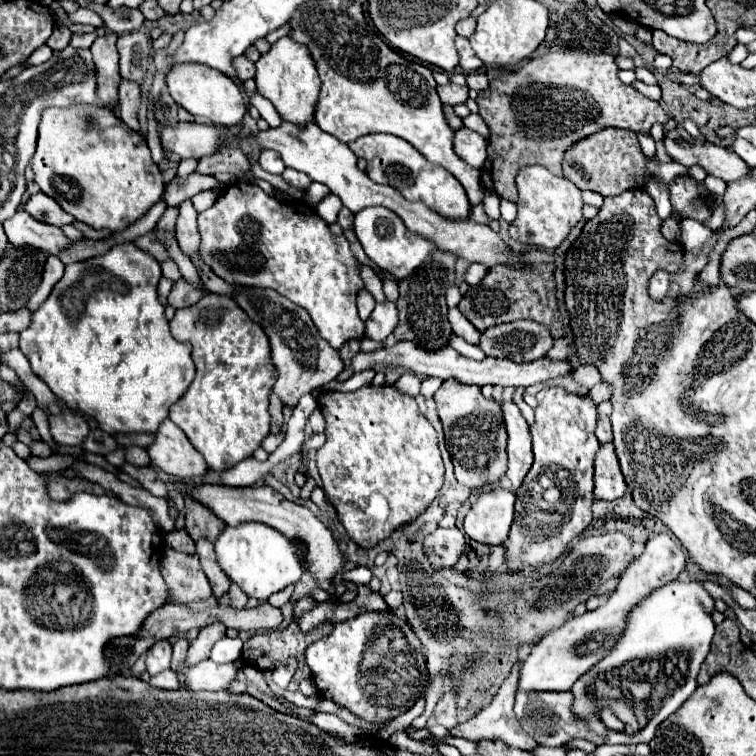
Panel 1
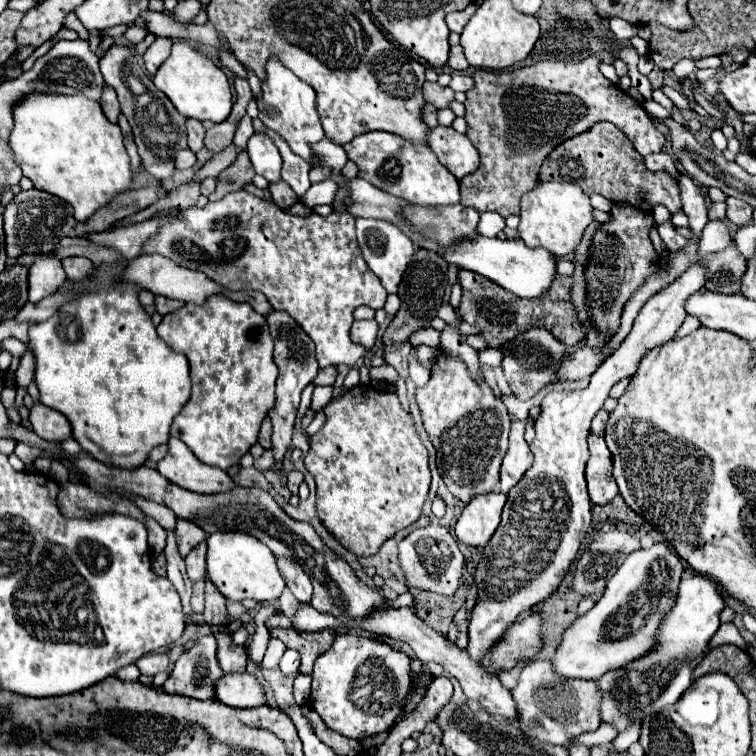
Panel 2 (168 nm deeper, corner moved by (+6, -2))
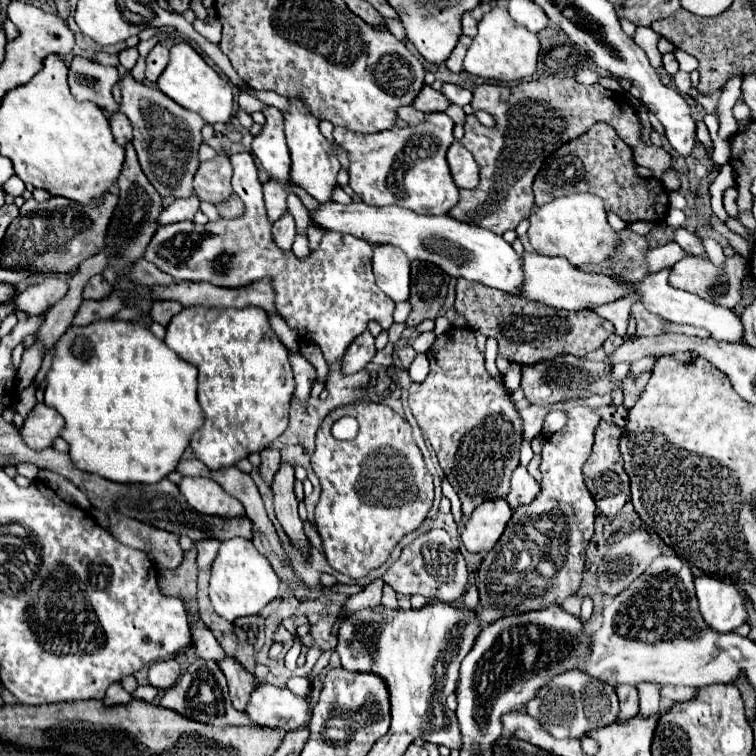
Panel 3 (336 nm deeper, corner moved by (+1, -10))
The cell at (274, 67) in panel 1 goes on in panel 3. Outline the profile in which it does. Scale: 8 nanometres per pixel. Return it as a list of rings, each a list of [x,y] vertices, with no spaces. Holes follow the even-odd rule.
[[[299,96],[287,100],[289,100],[289,108],[283,110],[283,130],[291,152],[291,182],[301,186],[315,200],[329,202],[331,190],[337,188],[337,172],[341,164],[337,156],[333,156],[333,148],[329,148],[329,142],[319,130],[319,118],[311,114],[311,110],[305,106],[305,100]]]

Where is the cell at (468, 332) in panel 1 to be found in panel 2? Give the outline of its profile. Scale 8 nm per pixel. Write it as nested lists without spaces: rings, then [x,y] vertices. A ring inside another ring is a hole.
[[[486,348],[478,356],[480,356],[480,362],[484,362],[484,364],[488,364],[492,368],[498,368],[502,364],[502,356],[504,354],[502,354],[500,348]]]

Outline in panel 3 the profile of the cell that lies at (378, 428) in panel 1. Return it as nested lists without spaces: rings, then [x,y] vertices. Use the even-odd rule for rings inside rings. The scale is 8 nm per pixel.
[[[363,400],[335,408],[317,430],[317,450],[311,458],[311,466],[323,488],[321,500],[315,508],[315,526],[323,540],[323,552],[335,570],[351,578],[363,578],[379,568],[397,542],[421,526],[433,502],[433,478],[411,436],[411,424],[383,402]],[[343,416],[355,416],[359,422],[359,434],[349,442],[331,436],[333,422]]]

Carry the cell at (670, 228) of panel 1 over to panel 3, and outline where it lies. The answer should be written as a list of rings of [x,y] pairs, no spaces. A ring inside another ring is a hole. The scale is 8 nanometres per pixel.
[[[687,254],[683,260],[679,260],[669,274],[669,284],[673,284],[673,288],[679,290],[687,290],[693,292],[713,304],[721,304],[725,308],[735,308],[741,300],[741,282],[743,278],[749,274],[749,262],[747,258],[735,254],[733,258],[727,258],[723,268],[717,268],[709,258],[705,256],[693,256]]]

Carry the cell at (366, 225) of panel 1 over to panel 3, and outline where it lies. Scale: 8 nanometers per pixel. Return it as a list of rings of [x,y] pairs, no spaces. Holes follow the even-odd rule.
[[[393,244],[373,246],[373,272],[377,286],[393,300],[405,302],[410,296],[411,261]]]

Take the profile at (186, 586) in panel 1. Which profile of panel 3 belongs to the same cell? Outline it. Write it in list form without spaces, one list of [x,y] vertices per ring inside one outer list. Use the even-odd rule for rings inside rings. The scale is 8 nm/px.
[[[201,540],[201,542],[197,542],[195,546],[197,546],[197,564],[199,564],[199,568],[201,570],[205,570],[205,568],[211,568],[211,564],[213,564],[213,560],[215,560],[215,556],[217,556],[217,550],[219,550],[219,540]]]

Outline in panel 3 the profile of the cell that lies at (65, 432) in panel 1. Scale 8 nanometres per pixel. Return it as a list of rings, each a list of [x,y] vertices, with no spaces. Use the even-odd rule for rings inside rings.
[[[37,404],[27,416],[21,434],[25,436],[25,442],[31,448],[43,450],[53,444],[53,440],[61,434],[63,428],[65,428],[65,420],[59,416],[57,410],[45,404]]]

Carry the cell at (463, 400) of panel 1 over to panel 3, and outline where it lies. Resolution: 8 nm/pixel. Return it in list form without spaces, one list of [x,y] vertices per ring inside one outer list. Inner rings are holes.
[[[455,330],[441,334],[435,340],[435,346],[427,352],[431,372],[421,384],[411,384],[409,388],[409,408],[427,436],[429,444],[433,446],[439,464],[445,472],[445,478],[455,488],[461,504],[463,514],[471,514],[479,504],[493,498],[505,498],[509,492],[509,478],[513,468],[519,464],[519,446],[523,434],[523,422],[517,414],[511,396],[503,382],[489,376],[485,370],[485,358],[475,346],[475,334],[469,330]]]

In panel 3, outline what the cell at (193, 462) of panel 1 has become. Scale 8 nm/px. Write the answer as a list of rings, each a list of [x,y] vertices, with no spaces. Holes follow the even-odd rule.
[[[183,476],[183,480],[179,482],[179,490],[187,498],[189,506],[197,508],[197,512],[221,516],[239,516],[243,512],[243,504],[227,494],[213,478]]]

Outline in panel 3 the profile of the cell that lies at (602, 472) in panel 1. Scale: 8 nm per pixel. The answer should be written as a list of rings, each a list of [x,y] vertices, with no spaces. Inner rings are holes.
[[[601,422],[597,426],[597,432],[595,432],[595,444],[593,444],[593,452],[583,468],[583,476],[585,476],[585,484],[597,504],[597,510],[603,514],[603,516],[615,516],[623,504],[629,500],[629,478],[625,476],[625,470],[623,470],[623,460],[621,460],[621,454],[619,454],[619,438],[623,434],[623,428],[619,426],[613,426],[613,424],[607,424],[607,422]]]

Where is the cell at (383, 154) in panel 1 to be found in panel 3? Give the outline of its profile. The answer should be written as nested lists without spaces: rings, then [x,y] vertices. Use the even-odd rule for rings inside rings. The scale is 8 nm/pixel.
[[[435,112],[429,114],[427,120],[419,126],[391,128],[387,132],[377,132],[377,134],[357,134],[345,128],[335,128],[333,136],[349,154],[351,160],[349,186],[365,204],[373,204],[373,206],[397,204],[419,214],[447,214],[459,202],[459,188],[455,186],[445,160],[445,152],[453,142],[453,126],[455,126],[453,120],[445,112],[443,114]]]

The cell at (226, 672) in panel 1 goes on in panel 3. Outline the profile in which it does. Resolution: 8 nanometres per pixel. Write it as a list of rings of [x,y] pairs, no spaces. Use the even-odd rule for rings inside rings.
[[[259,684],[249,696],[245,714],[259,726],[273,726],[289,732],[305,724],[309,716],[309,704],[305,698],[295,696],[287,688]]]

